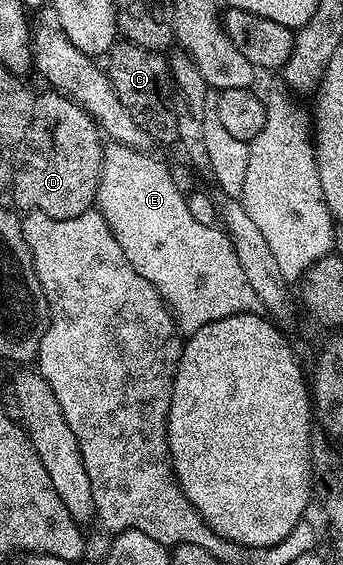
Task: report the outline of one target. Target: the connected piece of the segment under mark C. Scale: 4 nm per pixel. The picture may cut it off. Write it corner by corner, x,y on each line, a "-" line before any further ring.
116,40
111,52
106,54
105,72
111,80
113,91
129,111
133,123
141,127
141,131
148,138
155,141
178,142
178,119
173,104
173,86
168,72
168,58
150,49
142,49
132,41

